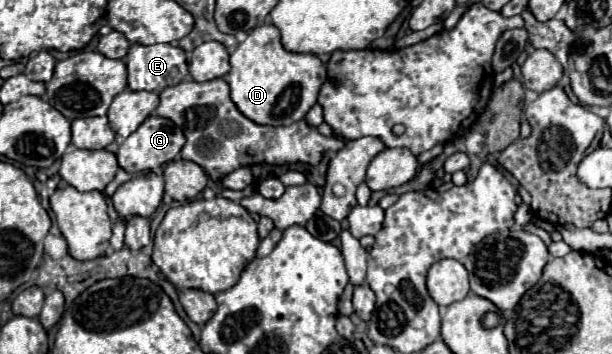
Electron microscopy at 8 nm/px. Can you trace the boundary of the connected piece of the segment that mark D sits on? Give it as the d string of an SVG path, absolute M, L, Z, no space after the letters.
M275 25L255 27L249 37L239 43L239 47L231 53L231 71L225 75L225 81L231 87L231 99L237 109L259 125L291 125L305 117L305 113L317 103L317 93L327 79L327 69L317 55L291 53L283 49L281 35Z

